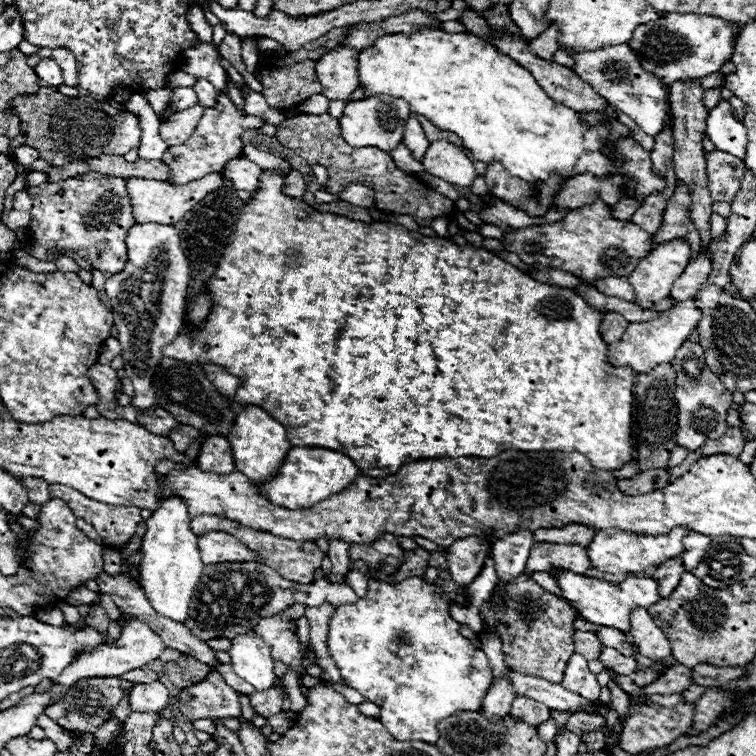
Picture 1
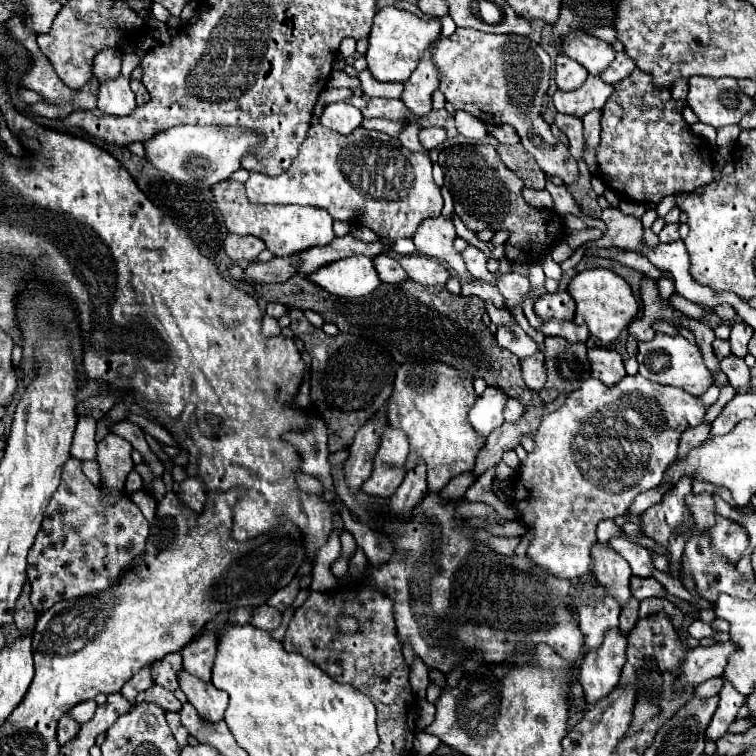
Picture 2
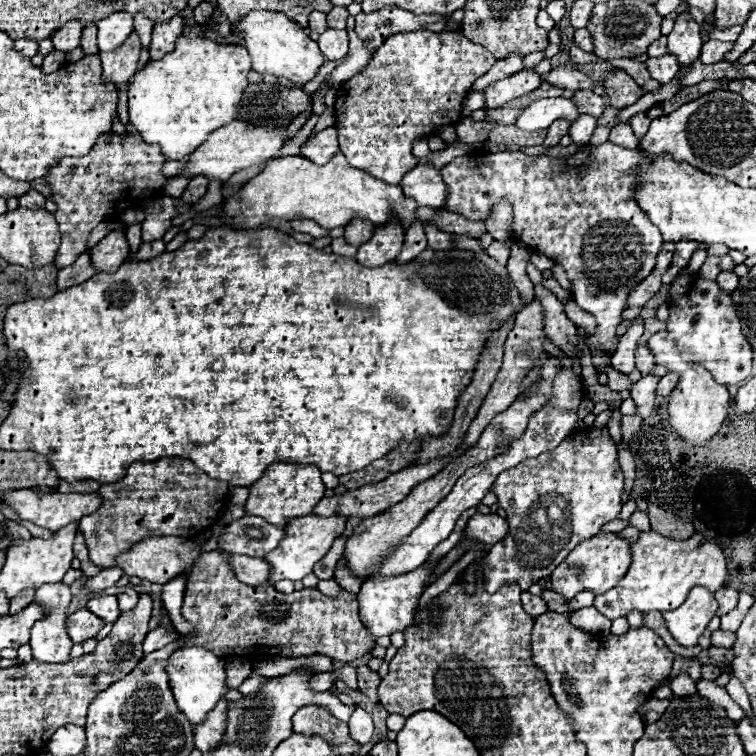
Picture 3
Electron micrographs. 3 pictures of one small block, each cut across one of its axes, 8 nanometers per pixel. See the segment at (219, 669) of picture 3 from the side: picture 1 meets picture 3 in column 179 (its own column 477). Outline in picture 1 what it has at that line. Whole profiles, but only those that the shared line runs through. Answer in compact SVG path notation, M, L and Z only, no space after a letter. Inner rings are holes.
M406 578L400 584L368 582L368 592L354 604L338 606L330 618L328 650L344 678L364 700L380 706L380 722L396 740L418 740L434 744L436 724L460 710L476 710L492 682L492 668L482 650L460 634L460 622L450 616L452 598L422 578Z

